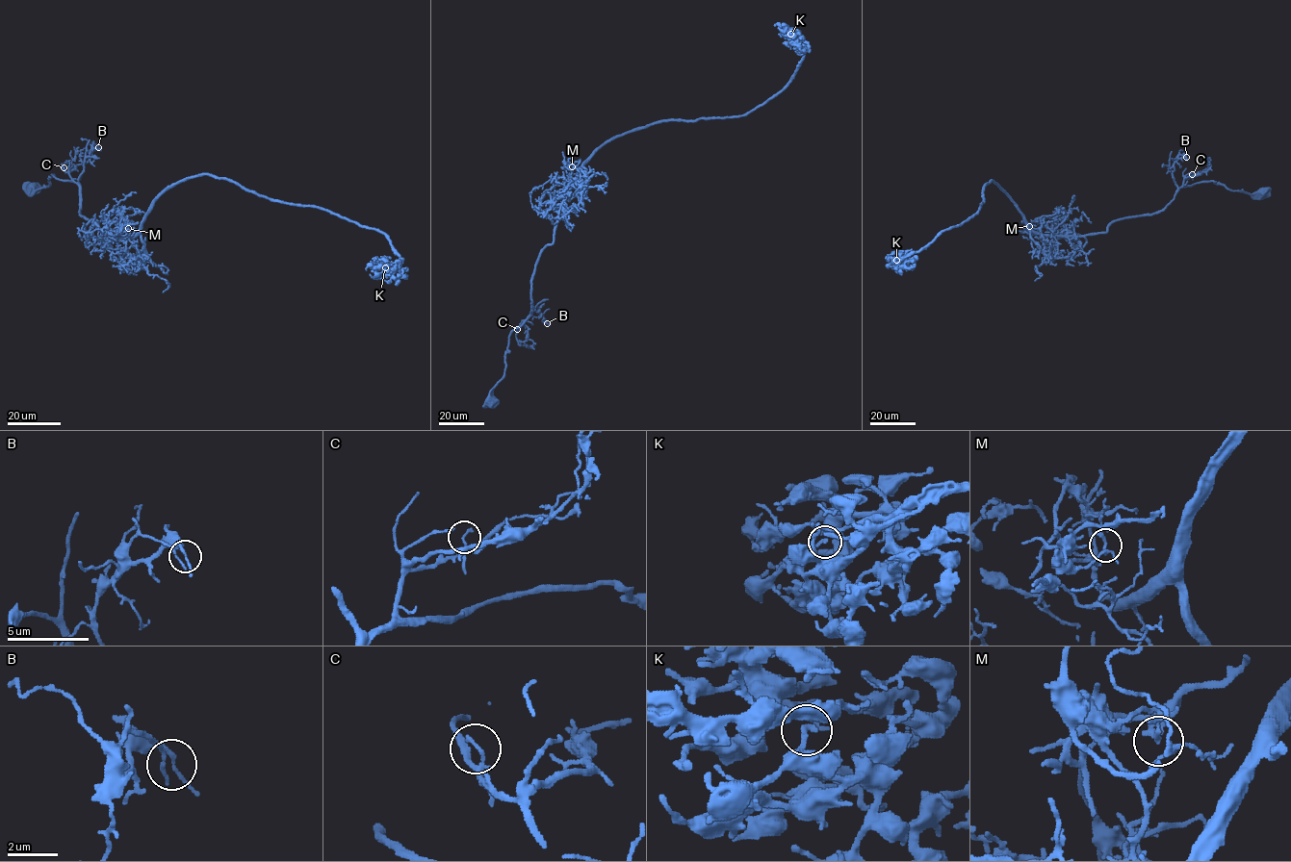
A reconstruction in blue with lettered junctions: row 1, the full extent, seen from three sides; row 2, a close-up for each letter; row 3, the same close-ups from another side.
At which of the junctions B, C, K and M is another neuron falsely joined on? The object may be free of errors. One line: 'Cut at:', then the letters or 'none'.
Cut at: M

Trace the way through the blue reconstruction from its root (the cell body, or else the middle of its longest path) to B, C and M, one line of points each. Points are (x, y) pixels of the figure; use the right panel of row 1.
B: (1263, 192), (1231, 190), (1212, 181), (1179, 188), (1173, 176), (1174, 164), (1184, 156), (1186, 157)
C: (1263, 192), (1231, 190), (1212, 181), (1184, 186), (1184, 180), (1192, 174)
M: (1263, 192), (1200, 182), (1182, 186), (1162, 210), (1114, 220), (1104, 233), (1046, 236), (1029, 226)

